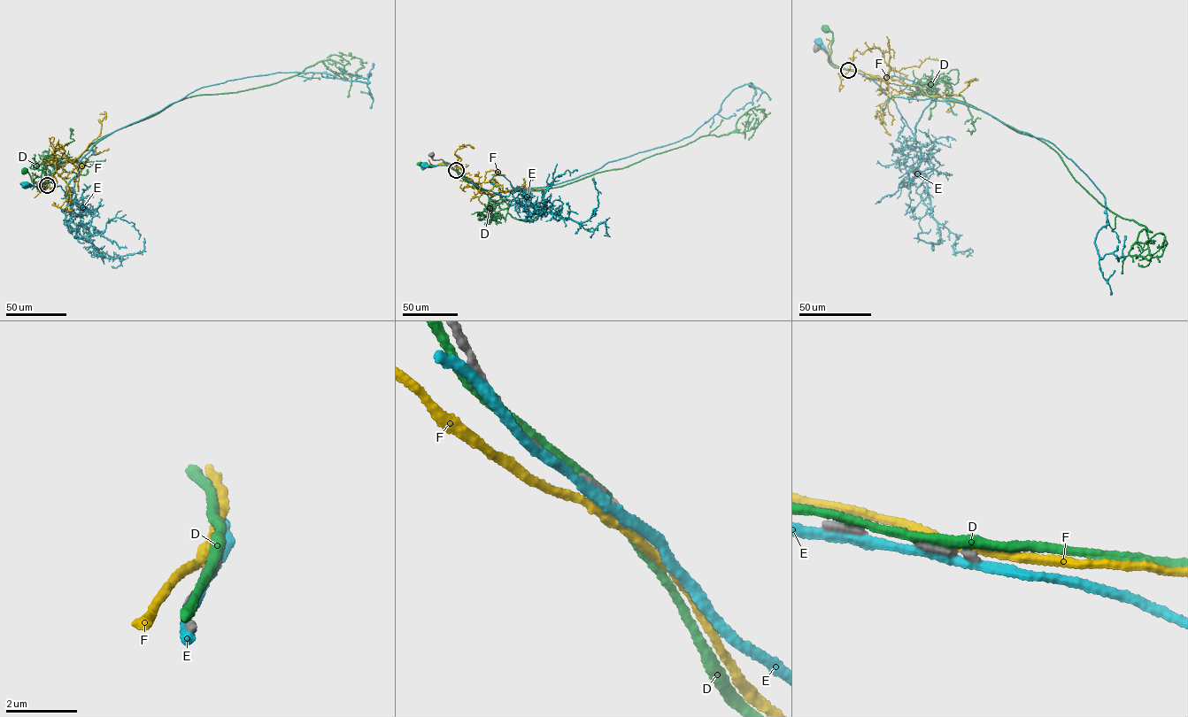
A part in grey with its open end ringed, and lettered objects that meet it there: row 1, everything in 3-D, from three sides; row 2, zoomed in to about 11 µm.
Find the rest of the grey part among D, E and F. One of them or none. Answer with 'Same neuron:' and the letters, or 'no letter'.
Same neuron: no letter

